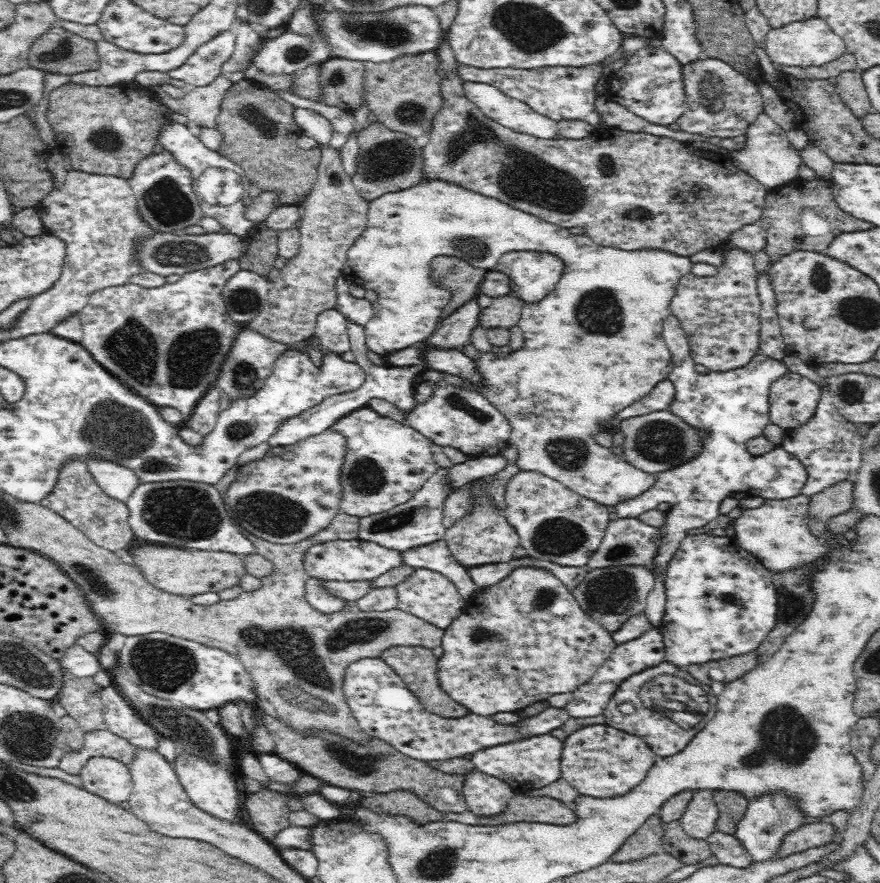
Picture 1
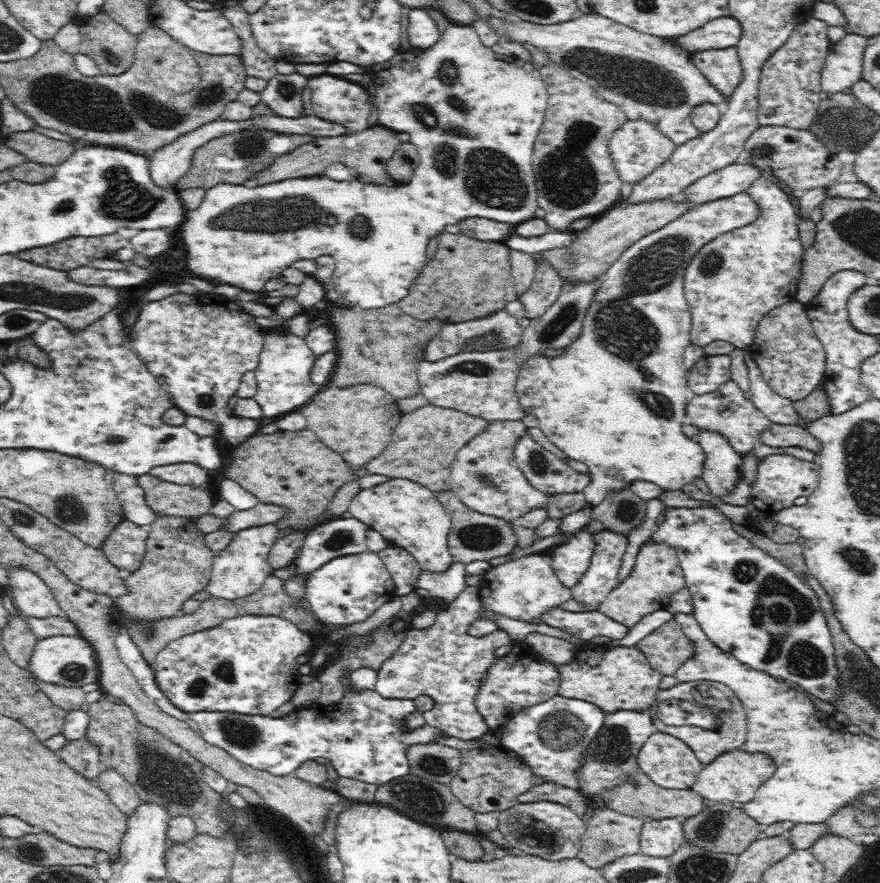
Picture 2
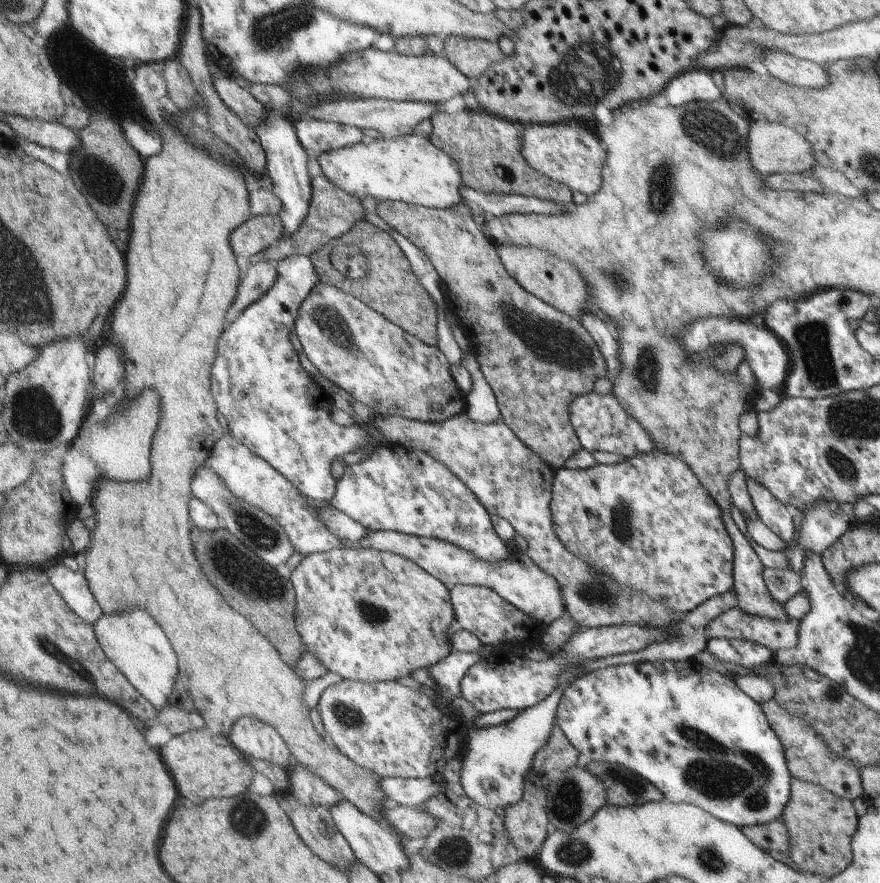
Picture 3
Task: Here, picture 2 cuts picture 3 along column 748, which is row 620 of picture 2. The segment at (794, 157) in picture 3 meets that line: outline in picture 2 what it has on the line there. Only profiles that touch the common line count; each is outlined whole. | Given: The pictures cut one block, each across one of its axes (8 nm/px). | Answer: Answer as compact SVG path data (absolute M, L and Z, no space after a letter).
M162 517L147 528L149 535L144 562L125 582L129 592L115 600L118 610L136 623L152 623L180 614L184 602L206 589L212 559L216 556L216 552L204 542L205 534L190 518Z

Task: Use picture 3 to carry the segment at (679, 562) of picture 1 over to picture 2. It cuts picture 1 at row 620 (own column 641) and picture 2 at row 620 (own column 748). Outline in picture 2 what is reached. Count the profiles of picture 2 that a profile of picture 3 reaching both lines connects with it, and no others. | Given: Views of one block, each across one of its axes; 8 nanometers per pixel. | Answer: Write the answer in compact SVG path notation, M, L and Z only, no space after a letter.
M704 505L696 506L695 509L672 508L668 506L664 509L662 514L665 516L664 522L657 530L653 531L649 537L654 539L656 543L670 545L676 551L681 571L685 577L685 587L689 591L690 597L693 598L693 618L698 621L698 624L700 624L702 630L704 630L706 636L708 636L716 646L720 646L722 650L732 653L738 661L752 666L752 668L756 668L756 670L763 670L777 679L787 681L798 689L809 692L831 704L835 700L839 700L839 670L836 664L831 628L828 627L826 615L820 607L819 599L814 590L806 585L804 580L798 575L795 575L794 571L789 570L783 563L780 563L779 559L776 559L772 555L768 555L767 551L760 549L760 547L752 544L750 540L744 538L743 535L736 533L732 518L728 518L728 514L724 514L724 510L721 510L720 506Z

